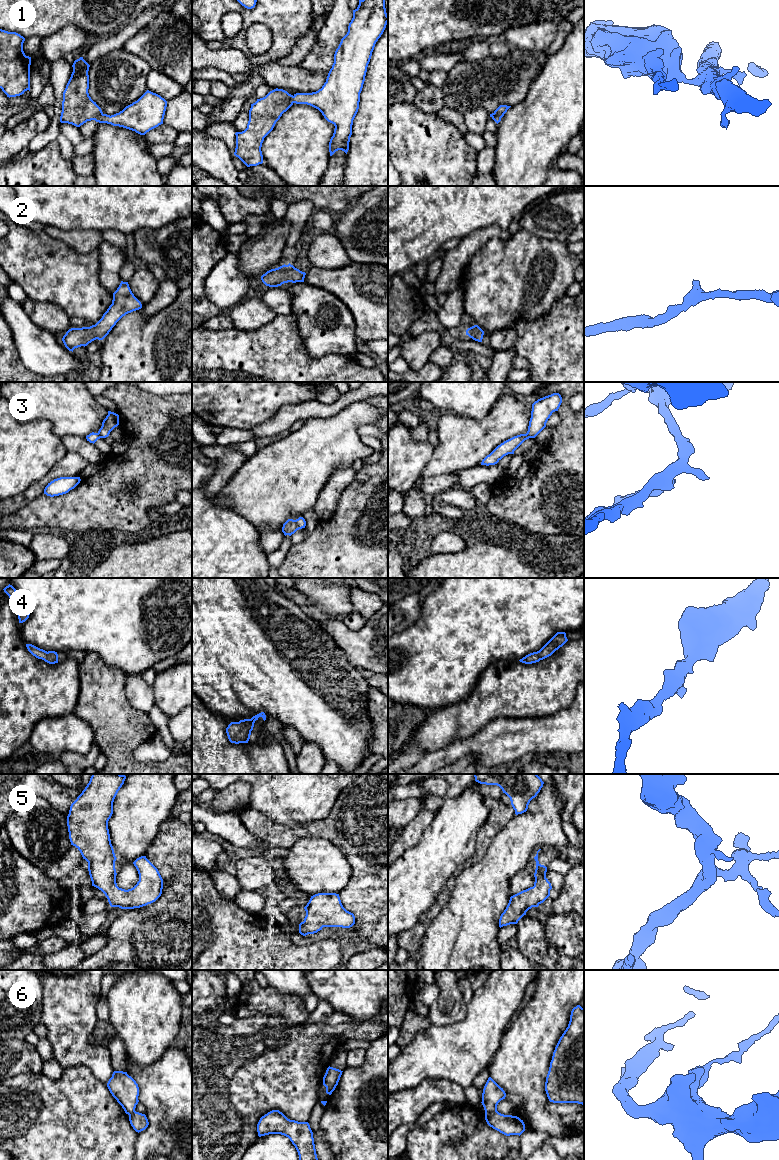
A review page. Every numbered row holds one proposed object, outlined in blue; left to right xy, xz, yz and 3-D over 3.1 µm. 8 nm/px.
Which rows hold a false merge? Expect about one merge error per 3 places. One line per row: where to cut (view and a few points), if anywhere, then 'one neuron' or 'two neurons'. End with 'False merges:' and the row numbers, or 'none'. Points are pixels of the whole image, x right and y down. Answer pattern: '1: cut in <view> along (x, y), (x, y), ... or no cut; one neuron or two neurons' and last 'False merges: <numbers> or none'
1: cut in xy along (102, 113), (95, 120); two neurons
2: no cut; one neuron
3: no cut; one neuron
4: no cut; one neuron
5: no cut; one neuron
6: cut in yz along (496, 1110), (485, 1114); two neurons
False merges: 1, 6

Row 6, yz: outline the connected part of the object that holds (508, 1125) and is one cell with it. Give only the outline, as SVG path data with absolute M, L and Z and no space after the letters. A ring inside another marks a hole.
M498 1111L485 1114L487 1124L500 1133L510 1135L521 1135L525 1131L525 1124L517 1116L504 1115Z

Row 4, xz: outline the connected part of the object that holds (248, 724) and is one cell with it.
M261 712L253 716L251 719L240 720L239 722L231 722L226 728L229 741L235 744L248 743L254 723L259 717L262 717L264 721L266 720L265 713Z

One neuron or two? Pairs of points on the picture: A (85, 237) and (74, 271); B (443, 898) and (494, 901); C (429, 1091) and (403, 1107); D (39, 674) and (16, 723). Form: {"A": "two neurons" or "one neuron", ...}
{"A": "two neurons", "B": "two neurons", "C": "one neuron", "D": "one neuron"}

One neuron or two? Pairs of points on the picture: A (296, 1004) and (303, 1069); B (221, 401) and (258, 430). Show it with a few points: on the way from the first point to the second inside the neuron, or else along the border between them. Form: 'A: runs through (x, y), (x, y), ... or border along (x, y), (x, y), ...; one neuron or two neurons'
A: border along (275, 1017), (281, 1017), (288, 1024), (305, 1021); two neurons
B: border along (274, 414), (249, 429); two neurons

